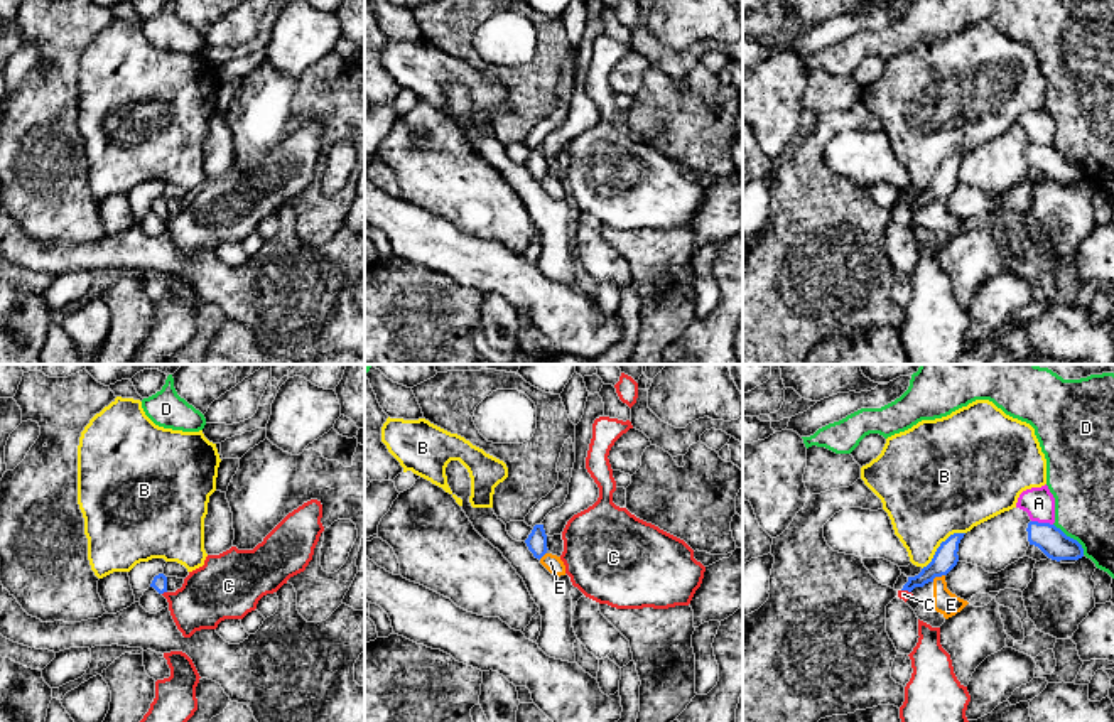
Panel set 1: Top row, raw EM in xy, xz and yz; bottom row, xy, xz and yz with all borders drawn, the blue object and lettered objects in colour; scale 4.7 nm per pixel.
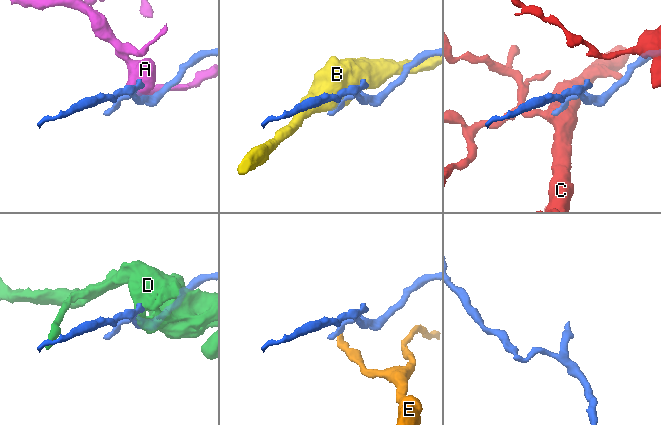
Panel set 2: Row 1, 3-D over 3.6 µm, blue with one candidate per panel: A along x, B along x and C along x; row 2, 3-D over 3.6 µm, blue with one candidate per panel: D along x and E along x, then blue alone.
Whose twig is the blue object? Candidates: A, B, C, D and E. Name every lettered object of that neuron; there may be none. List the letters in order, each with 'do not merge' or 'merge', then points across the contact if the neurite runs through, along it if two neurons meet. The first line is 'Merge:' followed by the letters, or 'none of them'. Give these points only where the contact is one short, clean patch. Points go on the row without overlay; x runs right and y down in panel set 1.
Merge: C
A: do not merge
B: do not merge
C: merge; way xy (159, 204), (164, 213), (216, 213)
D: do not merge
E: do not merge; border yz (944, 196), (932, 203)

